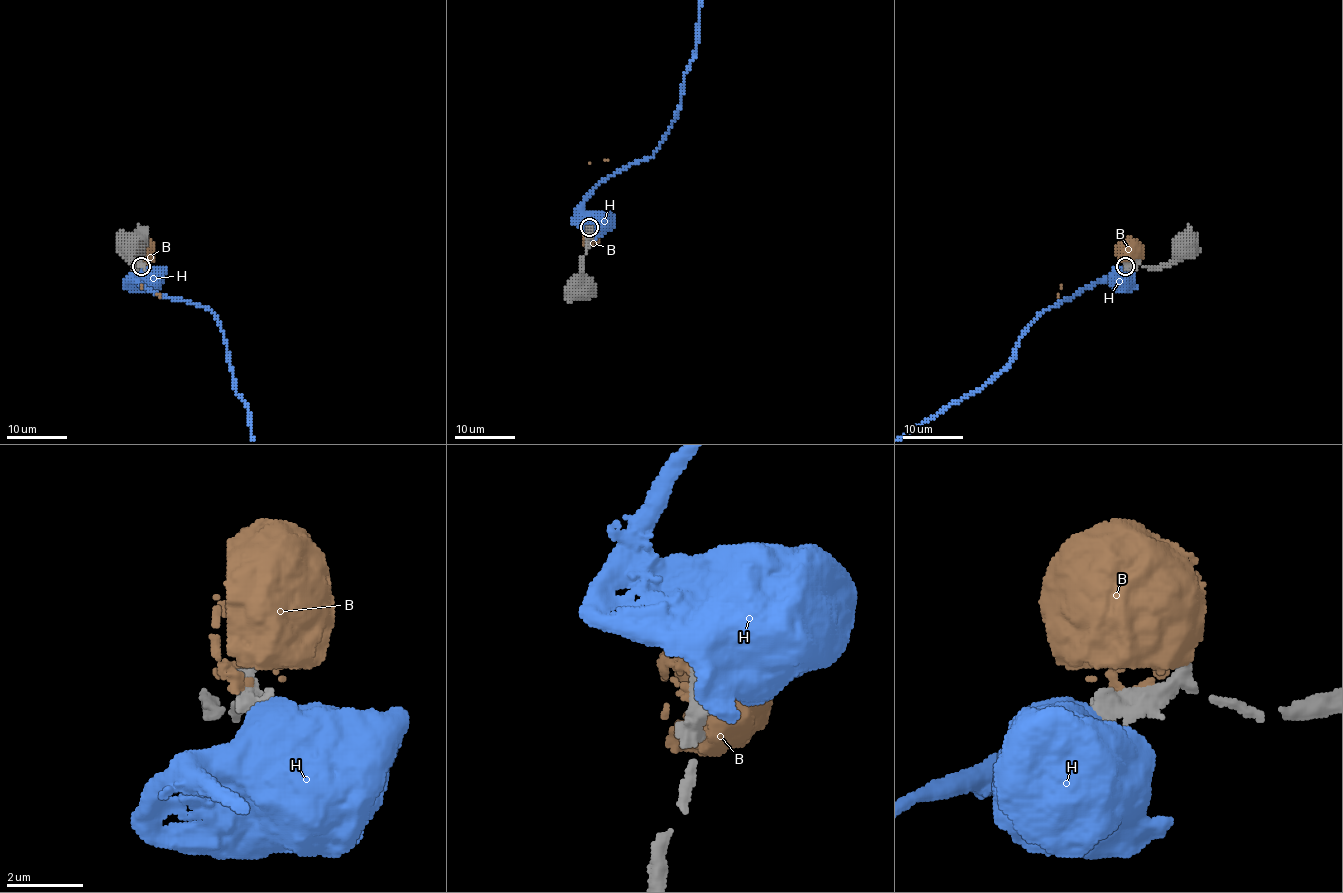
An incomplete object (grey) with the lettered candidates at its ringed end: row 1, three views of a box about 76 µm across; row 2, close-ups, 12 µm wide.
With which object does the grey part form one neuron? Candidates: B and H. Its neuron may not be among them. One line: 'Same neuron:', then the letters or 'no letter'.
Same neuron: no letter

